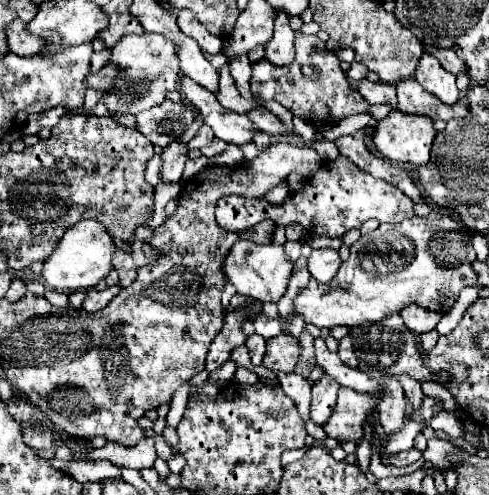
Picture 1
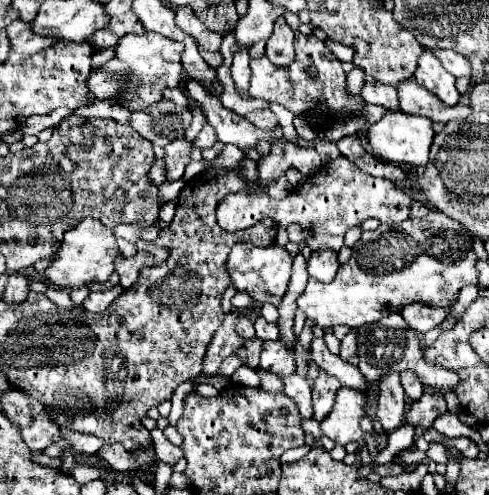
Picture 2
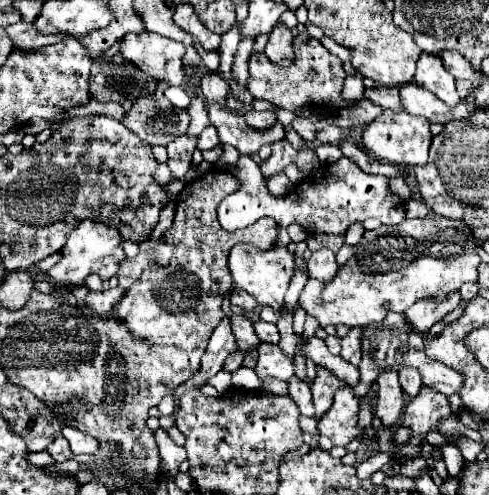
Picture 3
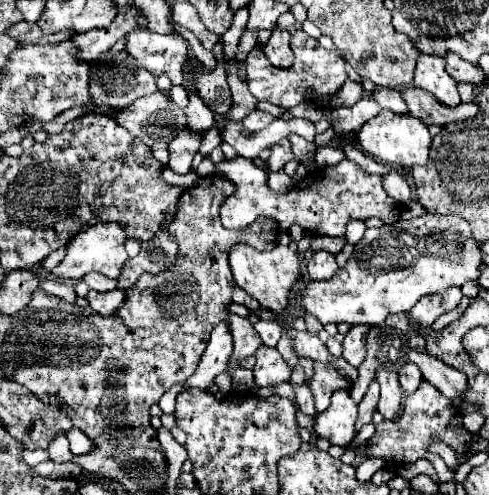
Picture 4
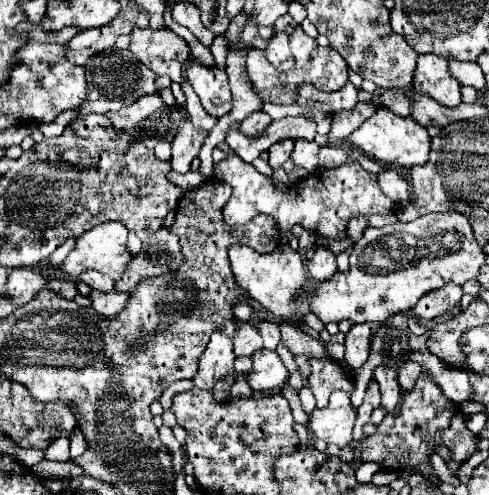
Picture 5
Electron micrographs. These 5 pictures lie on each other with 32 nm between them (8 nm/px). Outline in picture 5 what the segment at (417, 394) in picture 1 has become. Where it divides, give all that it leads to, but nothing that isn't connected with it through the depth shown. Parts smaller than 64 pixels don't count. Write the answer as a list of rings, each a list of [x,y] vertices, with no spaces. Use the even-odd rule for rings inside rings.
[[[406,360],[402,366],[400,366],[400,376],[398,376],[398,382],[402,386],[402,390],[410,390],[416,382],[416,378],[420,376],[422,368],[420,364],[414,364],[412,360]]]

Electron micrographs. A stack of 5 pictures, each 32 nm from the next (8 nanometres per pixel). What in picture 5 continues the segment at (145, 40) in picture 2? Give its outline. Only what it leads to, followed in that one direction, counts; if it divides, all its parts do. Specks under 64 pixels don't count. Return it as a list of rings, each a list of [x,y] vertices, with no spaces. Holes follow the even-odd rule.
[[[134,28],[130,32],[130,50],[142,64],[156,74],[170,76],[172,82],[182,80],[182,70],[190,58],[190,48],[184,38],[176,36],[170,28]]]

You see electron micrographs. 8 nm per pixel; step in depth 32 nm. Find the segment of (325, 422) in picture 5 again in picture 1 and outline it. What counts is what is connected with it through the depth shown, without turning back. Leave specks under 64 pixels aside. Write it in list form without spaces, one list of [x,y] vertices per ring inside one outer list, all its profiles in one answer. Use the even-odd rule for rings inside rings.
[[[340,388],[332,416],[322,426],[326,436],[342,442],[360,442],[364,432],[362,424],[374,416],[376,398],[372,394],[360,394],[352,388]]]

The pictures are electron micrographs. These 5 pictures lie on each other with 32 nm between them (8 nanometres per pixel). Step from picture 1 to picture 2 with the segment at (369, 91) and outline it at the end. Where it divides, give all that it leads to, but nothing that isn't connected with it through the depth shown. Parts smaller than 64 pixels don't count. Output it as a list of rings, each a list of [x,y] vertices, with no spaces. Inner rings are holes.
[[[364,84],[362,90],[362,98],[370,104],[380,104],[386,106],[388,110],[398,110],[400,112],[400,104],[398,104],[398,96],[396,96],[396,88],[394,86],[384,86],[384,84]]]

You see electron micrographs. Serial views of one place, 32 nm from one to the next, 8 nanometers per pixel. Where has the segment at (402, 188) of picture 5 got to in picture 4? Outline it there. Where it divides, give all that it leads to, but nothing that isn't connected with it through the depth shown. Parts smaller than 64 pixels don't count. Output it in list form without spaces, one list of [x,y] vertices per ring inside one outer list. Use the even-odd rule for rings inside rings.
[[[390,172],[390,174],[384,174],[382,176],[382,184],[384,184],[384,190],[388,192],[388,196],[394,196],[400,204],[408,204],[410,202],[410,188],[408,188],[408,182],[398,174],[398,172]]]

